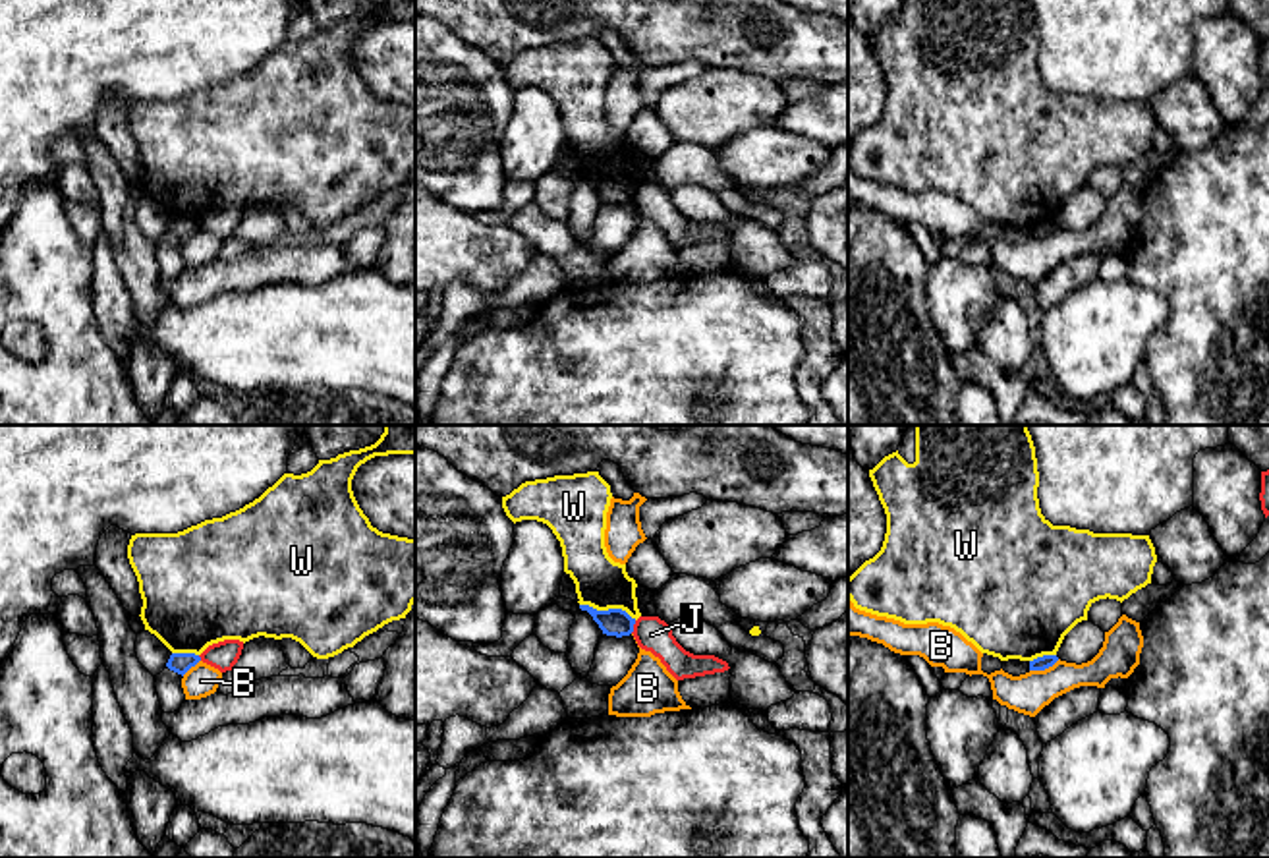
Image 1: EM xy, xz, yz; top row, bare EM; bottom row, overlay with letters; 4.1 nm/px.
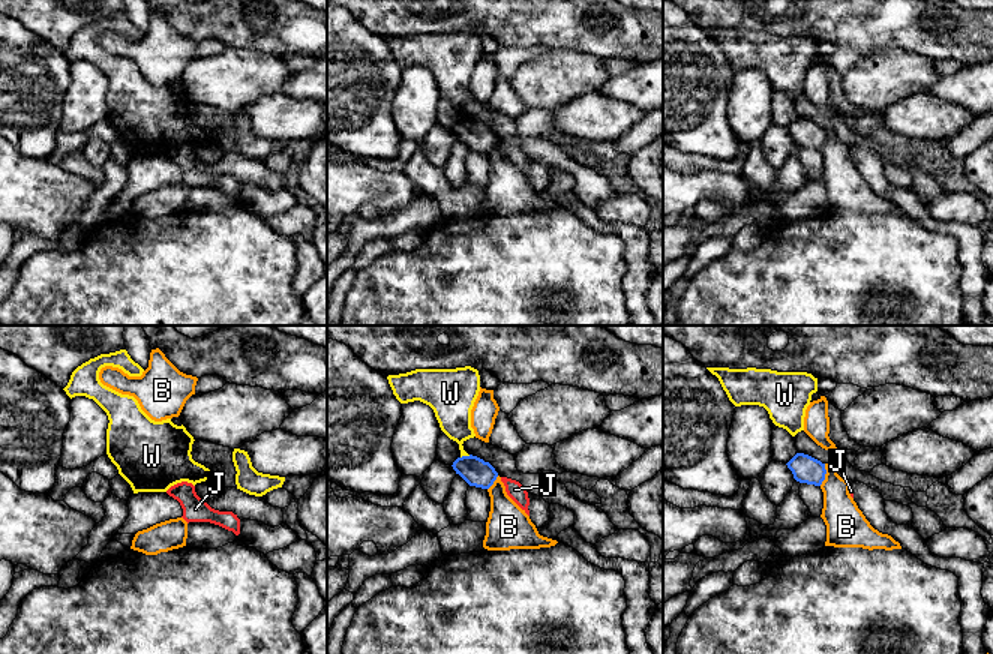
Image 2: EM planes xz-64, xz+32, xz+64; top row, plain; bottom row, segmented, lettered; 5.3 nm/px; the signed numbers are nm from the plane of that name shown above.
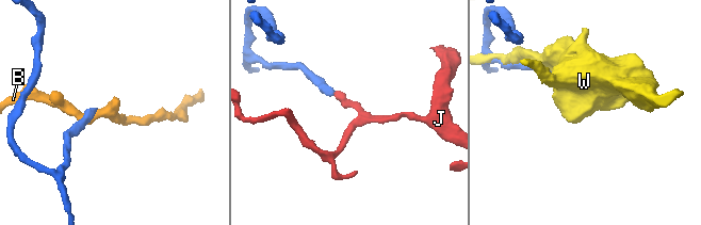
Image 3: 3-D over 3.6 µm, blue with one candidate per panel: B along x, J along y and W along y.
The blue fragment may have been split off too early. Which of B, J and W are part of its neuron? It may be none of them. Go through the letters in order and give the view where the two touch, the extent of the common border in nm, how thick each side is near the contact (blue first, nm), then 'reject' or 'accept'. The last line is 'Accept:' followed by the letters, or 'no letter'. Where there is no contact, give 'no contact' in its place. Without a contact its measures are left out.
B: yz | 140 nm | 60/170 nm | reject
J: xz | 60 nm | 110/140 nm | reject
W: xz | 240 nm | 110/220 nm | reject
Accept: no letter

